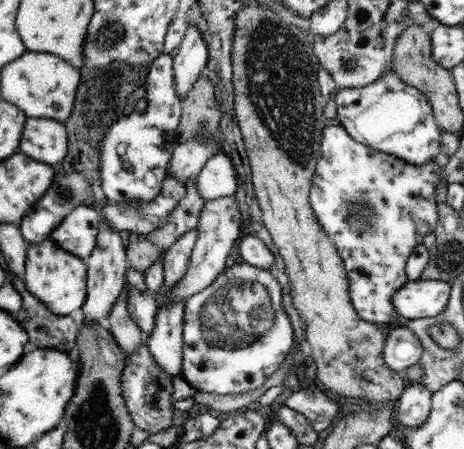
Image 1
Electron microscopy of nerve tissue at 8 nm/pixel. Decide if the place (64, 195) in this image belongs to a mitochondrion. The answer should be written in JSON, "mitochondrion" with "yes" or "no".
{"mitochondrion":"yes"}

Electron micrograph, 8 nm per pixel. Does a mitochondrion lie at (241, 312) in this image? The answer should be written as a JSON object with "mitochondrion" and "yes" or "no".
{"mitochondrion":"yes"}

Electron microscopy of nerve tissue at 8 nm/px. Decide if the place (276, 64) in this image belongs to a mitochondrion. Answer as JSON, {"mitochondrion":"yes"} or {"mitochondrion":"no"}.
{"mitochondrion":"yes"}

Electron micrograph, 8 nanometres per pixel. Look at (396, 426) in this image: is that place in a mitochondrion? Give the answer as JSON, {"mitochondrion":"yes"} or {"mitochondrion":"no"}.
{"mitochondrion":"no"}

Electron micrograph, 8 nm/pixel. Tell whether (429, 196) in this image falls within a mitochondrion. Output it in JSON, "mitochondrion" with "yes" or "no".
{"mitochondrion":"no"}

